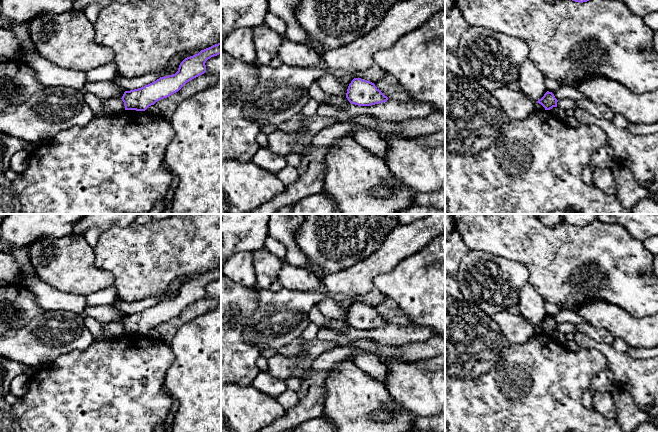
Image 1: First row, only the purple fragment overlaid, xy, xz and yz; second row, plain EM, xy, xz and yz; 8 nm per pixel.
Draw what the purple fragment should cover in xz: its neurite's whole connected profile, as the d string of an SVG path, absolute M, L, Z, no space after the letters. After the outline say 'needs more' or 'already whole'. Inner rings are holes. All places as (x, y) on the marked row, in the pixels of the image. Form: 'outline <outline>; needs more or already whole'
outline M354 78L351 81L346 98L351 104L358 106L371 106L388 100L388 97L374 83L361 78Z; already whole

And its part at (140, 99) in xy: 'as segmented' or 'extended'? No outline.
as segmented

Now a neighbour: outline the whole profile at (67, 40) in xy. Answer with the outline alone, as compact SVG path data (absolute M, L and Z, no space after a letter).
M85 11L41 14L27 27L36 52L60 67L88 72L114 63L113 51L95 43L94 26Z

